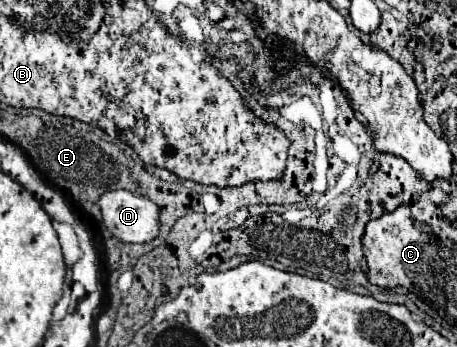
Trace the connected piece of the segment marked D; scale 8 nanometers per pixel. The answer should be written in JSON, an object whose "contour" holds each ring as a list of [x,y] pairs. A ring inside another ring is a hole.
{"contour":[[[115,190],[101,196],[99,208],[107,228],[123,242],[149,244],[159,236],[159,206],[147,196]]]}

